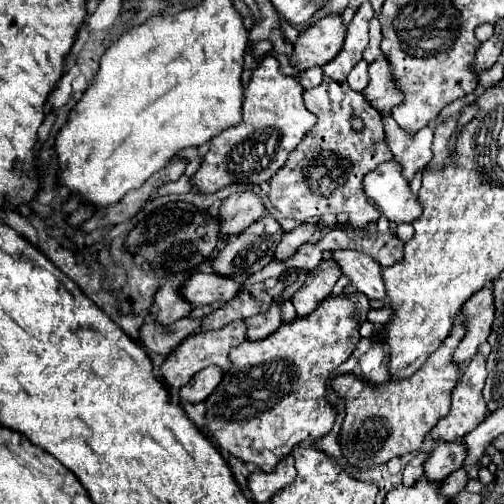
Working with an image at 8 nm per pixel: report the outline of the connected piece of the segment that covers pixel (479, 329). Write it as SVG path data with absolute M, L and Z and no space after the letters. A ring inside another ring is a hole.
M487 284L479 292L475 292L475 296L471 296L471 300L467 300L467 304L463 306L463 324L467 328L467 334L453 356L455 362L467 364L471 356L477 354L479 344L483 344L491 334L493 318L495 318L493 284Z

